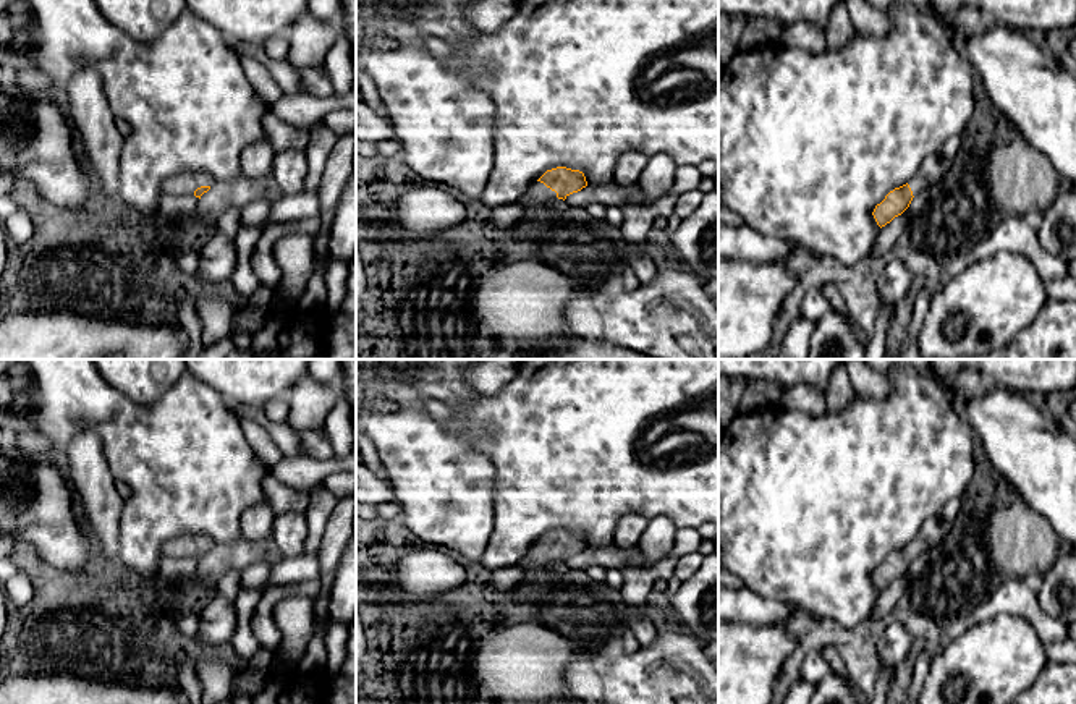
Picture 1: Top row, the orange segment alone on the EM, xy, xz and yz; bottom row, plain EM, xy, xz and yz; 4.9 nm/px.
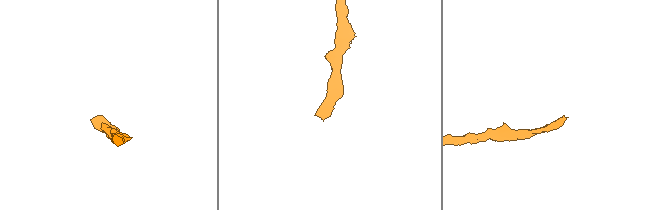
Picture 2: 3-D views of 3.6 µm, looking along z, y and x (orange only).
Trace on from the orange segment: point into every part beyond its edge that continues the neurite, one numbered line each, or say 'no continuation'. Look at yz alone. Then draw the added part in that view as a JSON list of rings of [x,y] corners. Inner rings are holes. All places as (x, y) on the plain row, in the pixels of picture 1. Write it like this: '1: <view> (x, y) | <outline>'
1: yz (932, 533) | [[[940,516],[924,521],[921,531],[908,544],[913,558],[930,553],[948,534],[951,528],[950,521],[943,521]]]

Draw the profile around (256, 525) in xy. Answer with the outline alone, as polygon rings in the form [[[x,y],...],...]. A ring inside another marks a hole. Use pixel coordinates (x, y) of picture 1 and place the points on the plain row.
[[[267,503],[249,507],[241,516],[239,528],[246,541],[264,541],[273,532],[275,511]]]

